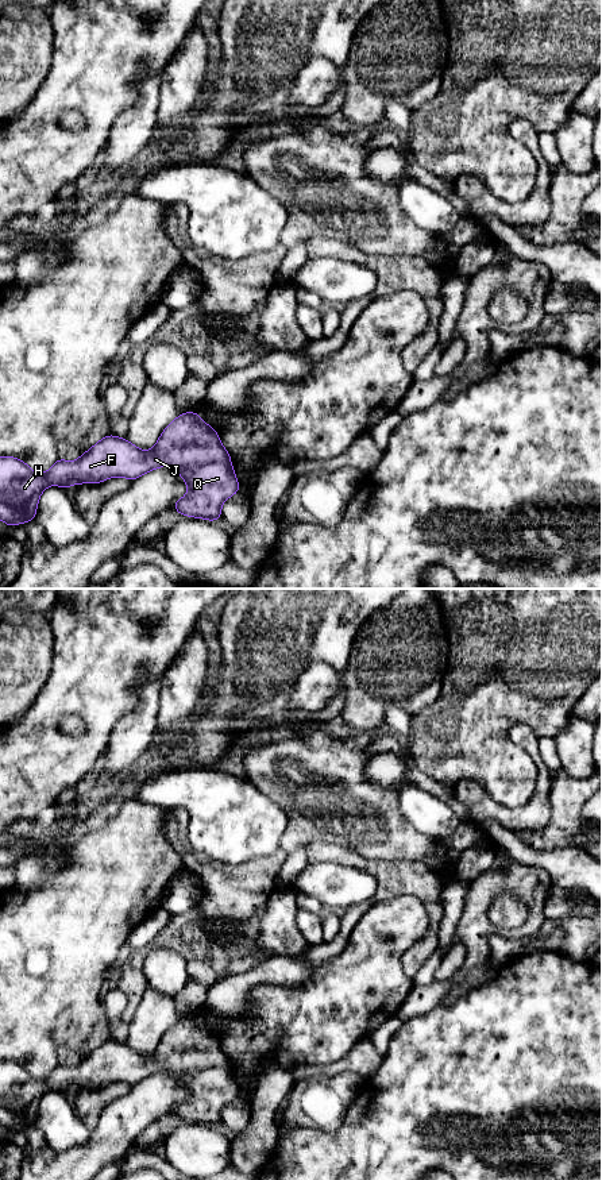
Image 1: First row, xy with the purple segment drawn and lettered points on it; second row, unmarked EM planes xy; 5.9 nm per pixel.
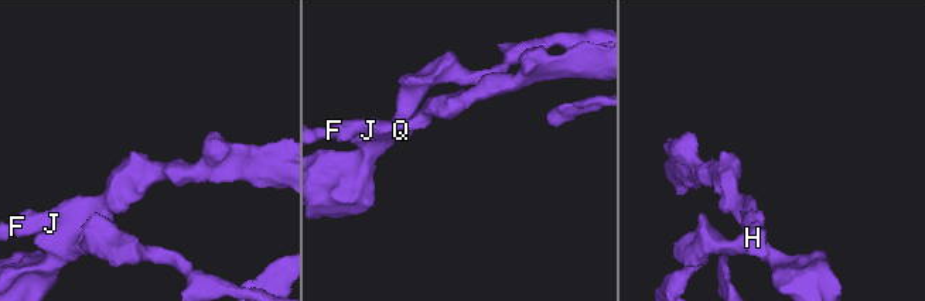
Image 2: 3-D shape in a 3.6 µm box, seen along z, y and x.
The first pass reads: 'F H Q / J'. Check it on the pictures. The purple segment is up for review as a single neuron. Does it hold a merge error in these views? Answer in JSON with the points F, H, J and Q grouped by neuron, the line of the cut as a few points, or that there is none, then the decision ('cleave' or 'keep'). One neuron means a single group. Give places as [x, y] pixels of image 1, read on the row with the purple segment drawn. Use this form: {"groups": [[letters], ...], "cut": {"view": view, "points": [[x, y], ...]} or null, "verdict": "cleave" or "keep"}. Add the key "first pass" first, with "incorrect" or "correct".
{"first pass": "incorrect", "groups": [["F", "H", "J"], ["Q"]], "cut": {"view": "xy", "points": [[230, 463], [203, 463], [181, 466], [178, 469]]}, "verdict": "cleave"}

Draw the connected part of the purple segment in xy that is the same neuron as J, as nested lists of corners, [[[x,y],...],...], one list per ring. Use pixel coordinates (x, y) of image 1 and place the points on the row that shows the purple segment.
[[[196,412],[180,413],[165,428],[153,450],[142,451],[127,439],[107,435],[76,462],[58,458],[45,474],[35,474],[27,463],[13,456],[0,456],[0,520],[9,528],[35,520],[42,491],[51,485],[67,489],[78,483],[101,483],[111,477],[134,481],[146,473],[163,466],[192,467],[208,463],[231,464],[231,455],[219,440],[219,432],[201,420]]]

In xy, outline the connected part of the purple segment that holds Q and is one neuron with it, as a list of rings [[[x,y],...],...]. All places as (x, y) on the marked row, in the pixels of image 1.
[[[227,463],[181,467],[175,473],[189,487],[188,494],[173,505],[181,516],[220,521],[223,502],[240,491],[235,470]]]

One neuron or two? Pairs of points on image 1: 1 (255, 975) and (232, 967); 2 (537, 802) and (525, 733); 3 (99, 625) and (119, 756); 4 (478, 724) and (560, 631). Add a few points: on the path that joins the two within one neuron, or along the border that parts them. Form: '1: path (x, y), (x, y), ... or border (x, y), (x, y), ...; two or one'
1: border (257, 964), (240, 972), (226, 975); two
2: path (541, 785), (541, 768), (532, 751); one
3: border (135, 702), (116, 722), (104, 752); two
4: path (497, 694), (508, 683), (508, 658), (531, 635); one

